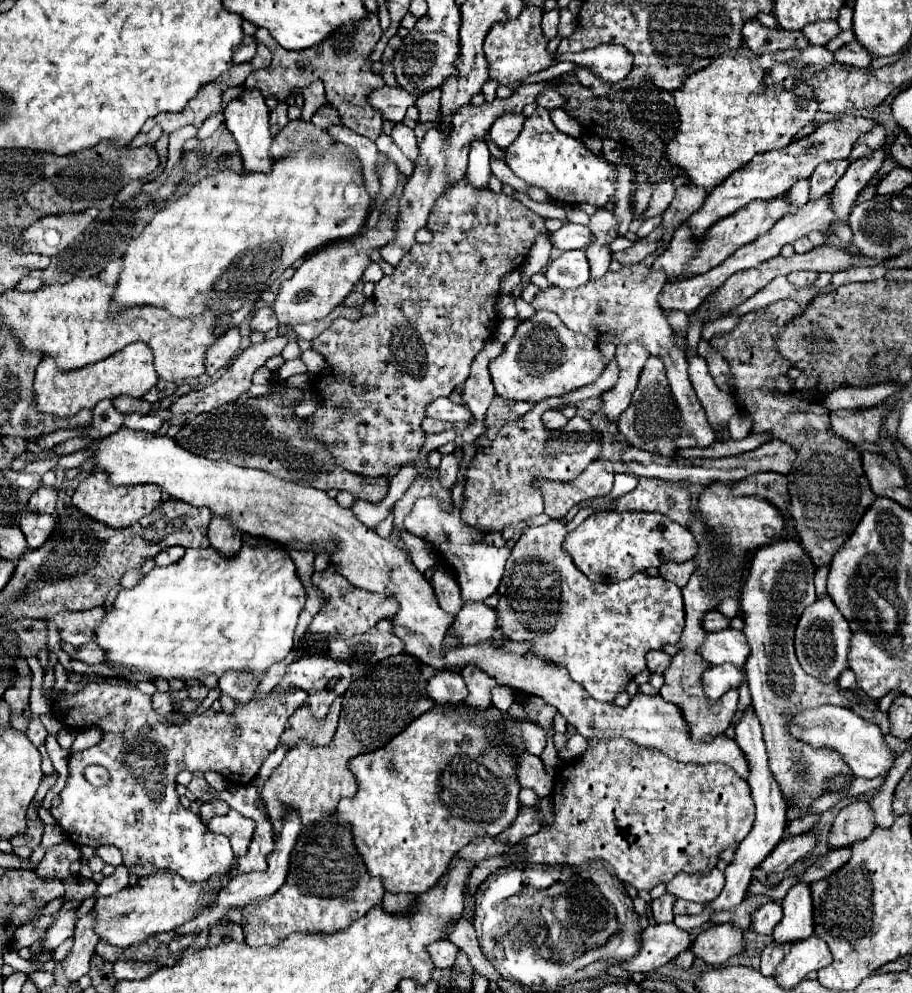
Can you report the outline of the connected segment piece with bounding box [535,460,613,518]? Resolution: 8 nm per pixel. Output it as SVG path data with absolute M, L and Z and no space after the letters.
M593 460L575 480L567 484L535 480L535 488L543 496L545 514L561 518L581 500L609 494L613 488L613 466L607 460Z

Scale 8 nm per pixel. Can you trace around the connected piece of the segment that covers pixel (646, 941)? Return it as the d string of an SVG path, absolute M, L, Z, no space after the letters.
M673 922L649 926L641 934L641 950L621 966L627 972L653 972L671 962L677 954L689 950L691 942L691 934L677 928Z

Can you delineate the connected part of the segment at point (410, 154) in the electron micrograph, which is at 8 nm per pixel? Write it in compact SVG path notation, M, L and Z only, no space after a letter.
M395 124L391 138L395 140L395 144L401 148L401 152L411 160L411 162L419 162L419 144L417 138L413 134L411 128L407 128L405 124Z

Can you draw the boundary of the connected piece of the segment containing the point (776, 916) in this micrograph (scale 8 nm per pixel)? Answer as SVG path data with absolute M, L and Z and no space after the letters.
M767 902L755 910L751 930L759 934L771 934L773 928L781 922L781 916L783 916L781 906L777 902Z

